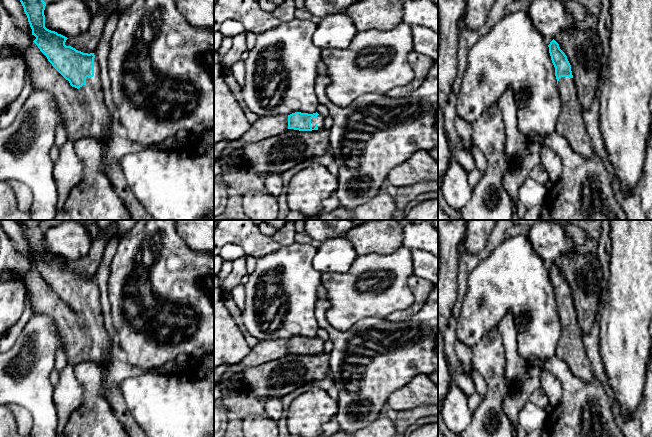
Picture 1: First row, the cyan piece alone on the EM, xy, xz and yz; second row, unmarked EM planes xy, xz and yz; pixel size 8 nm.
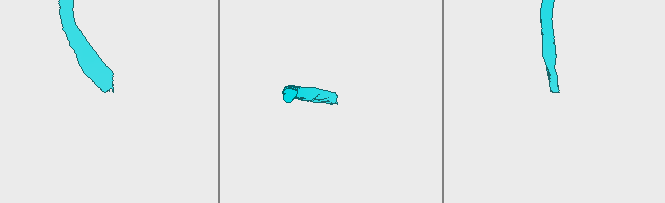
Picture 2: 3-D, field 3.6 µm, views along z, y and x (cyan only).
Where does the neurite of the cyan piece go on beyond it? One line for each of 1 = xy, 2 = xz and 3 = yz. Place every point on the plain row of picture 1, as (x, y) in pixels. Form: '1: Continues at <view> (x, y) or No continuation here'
1: Continues at xy (85, 338)
2: Continues at xz (264, 351)
3: Continues at yz (570, 348)

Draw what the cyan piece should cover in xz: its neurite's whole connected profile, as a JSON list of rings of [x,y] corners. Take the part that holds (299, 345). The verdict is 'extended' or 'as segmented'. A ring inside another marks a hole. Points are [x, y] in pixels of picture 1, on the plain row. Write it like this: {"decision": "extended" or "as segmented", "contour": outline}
{"decision": "extended", "contour": [[[295,336],[288,340],[259,341],[238,365],[243,371],[246,368],[256,367],[284,357],[287,353],[299,355],[318,354],[324,351],[324,344],[325,342],[317,336],[313,338]]]}

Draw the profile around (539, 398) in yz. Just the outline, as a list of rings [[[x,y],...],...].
[[[539,387],[531,394],[529,402],[537,407],[545,408],[549,404],[549,399],[542,387]]]

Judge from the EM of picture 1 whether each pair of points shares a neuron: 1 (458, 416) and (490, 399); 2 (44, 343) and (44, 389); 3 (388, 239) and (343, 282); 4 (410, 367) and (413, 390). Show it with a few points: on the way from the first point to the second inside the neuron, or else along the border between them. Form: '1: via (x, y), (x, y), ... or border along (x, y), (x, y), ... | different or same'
1: border along (472, 413), (471, 419), (466, 426) | different
2: via (43, 354), (43, 378) | same
3: border along (396, 250), (389, 254), (360, 254), (357, 256) | different
4: border along (427, 375), (415, 375), (405, 385), (393, 392) | different

